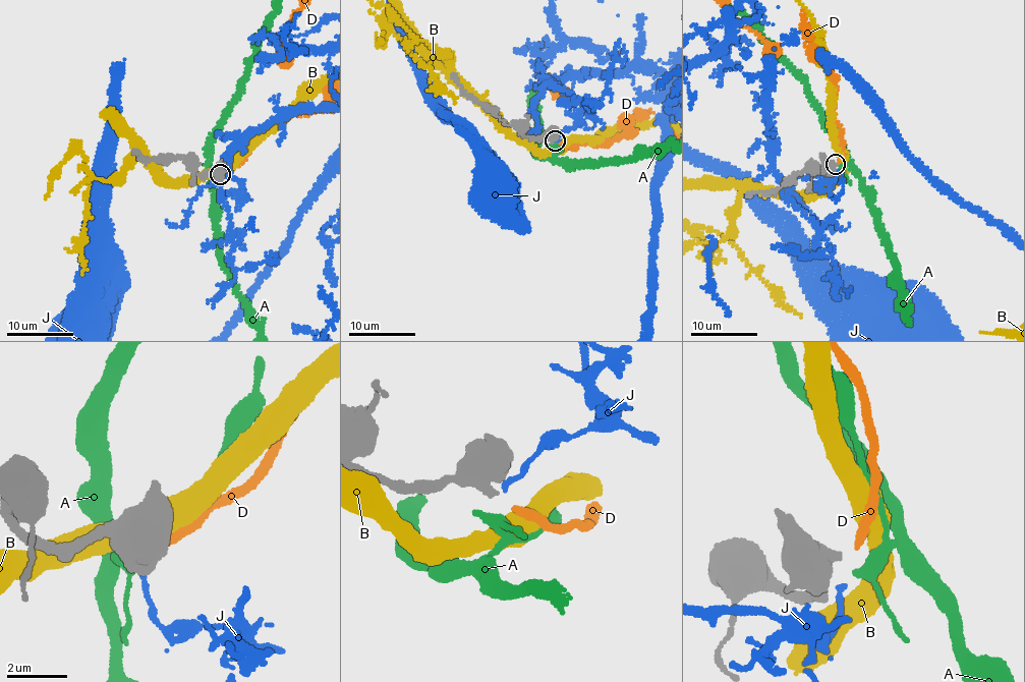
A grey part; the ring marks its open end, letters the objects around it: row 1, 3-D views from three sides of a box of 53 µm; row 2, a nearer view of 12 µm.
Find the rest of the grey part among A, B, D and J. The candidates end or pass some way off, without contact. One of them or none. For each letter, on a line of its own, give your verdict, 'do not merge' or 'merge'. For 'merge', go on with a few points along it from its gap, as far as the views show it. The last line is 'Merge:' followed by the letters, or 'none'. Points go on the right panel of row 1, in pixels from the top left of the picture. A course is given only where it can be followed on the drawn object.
A: do not merge
B: do not merge
D: merge
J: do not merge
Merge: D

